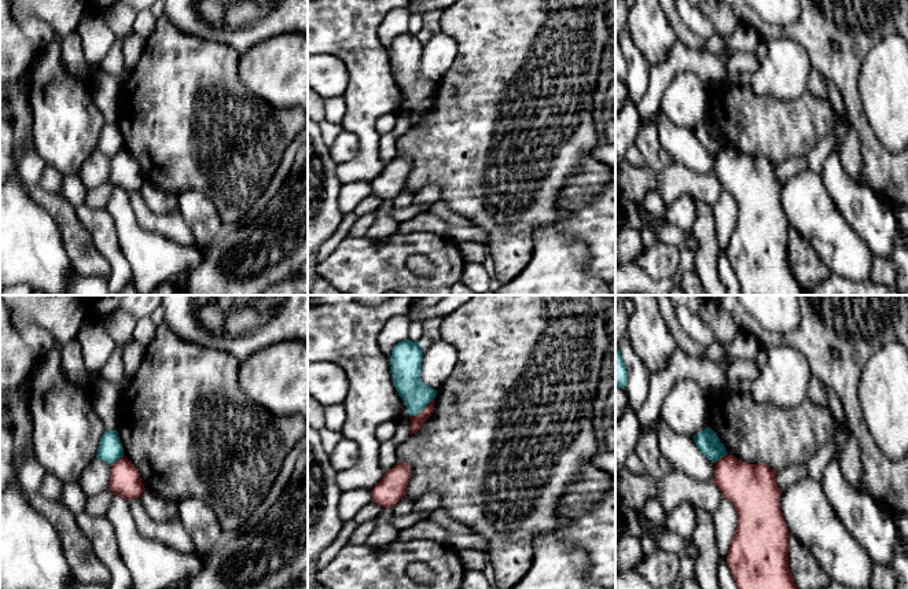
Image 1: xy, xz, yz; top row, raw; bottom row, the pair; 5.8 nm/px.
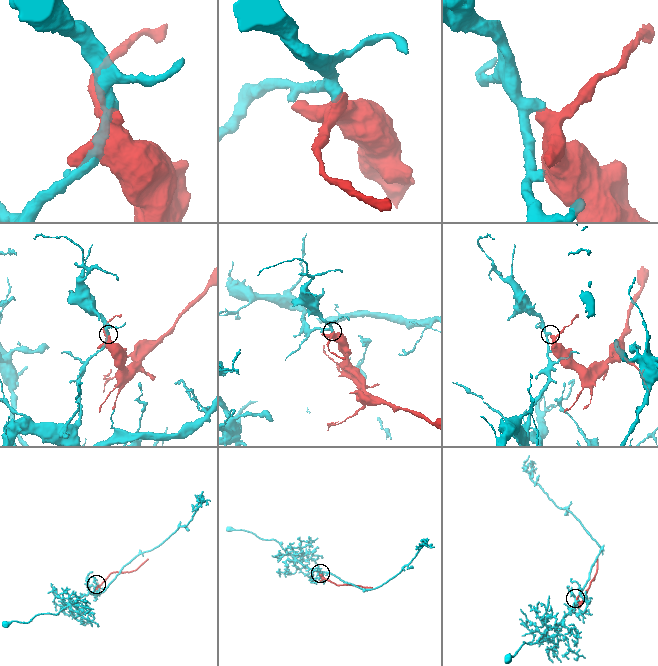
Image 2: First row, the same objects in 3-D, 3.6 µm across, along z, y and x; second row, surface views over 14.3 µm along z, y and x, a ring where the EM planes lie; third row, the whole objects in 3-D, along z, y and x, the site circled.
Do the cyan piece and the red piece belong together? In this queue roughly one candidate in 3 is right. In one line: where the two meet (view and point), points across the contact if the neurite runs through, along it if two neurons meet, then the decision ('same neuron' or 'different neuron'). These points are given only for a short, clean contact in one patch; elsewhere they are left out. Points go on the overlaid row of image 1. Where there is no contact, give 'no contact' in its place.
meets cyan in xz at (421, 411); border along xz (433, 398), (410, 418); different neuron

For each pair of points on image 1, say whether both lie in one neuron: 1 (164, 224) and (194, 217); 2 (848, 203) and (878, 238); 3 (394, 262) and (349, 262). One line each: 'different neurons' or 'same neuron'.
1: different neurons
2: same neuron
3: same neuron

